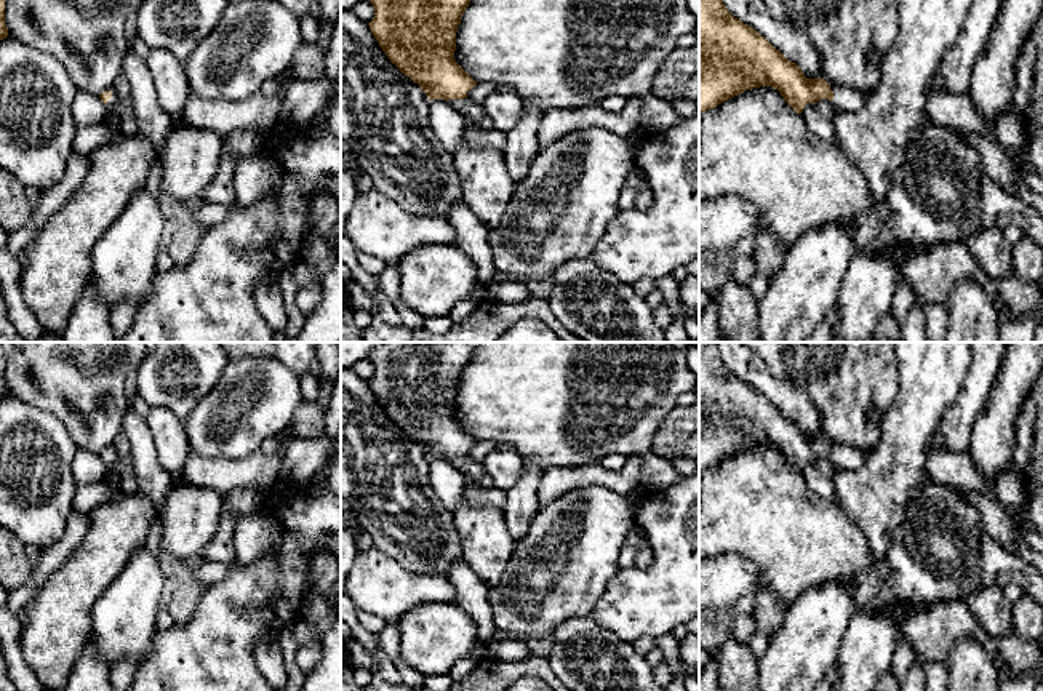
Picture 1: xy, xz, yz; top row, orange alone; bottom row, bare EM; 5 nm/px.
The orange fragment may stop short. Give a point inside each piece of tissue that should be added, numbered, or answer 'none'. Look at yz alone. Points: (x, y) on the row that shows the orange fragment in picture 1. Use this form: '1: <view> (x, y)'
1: yz (845, 98)

